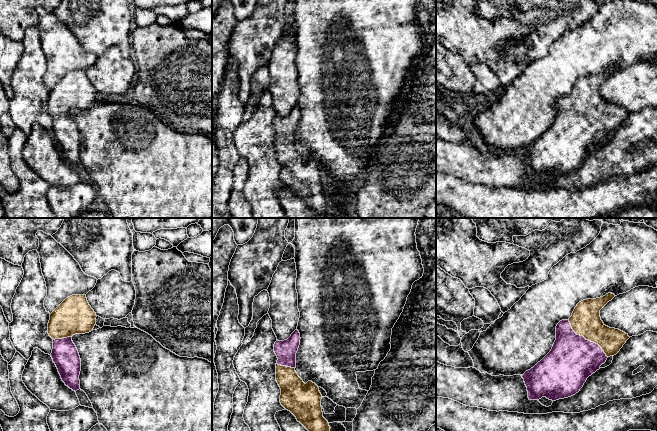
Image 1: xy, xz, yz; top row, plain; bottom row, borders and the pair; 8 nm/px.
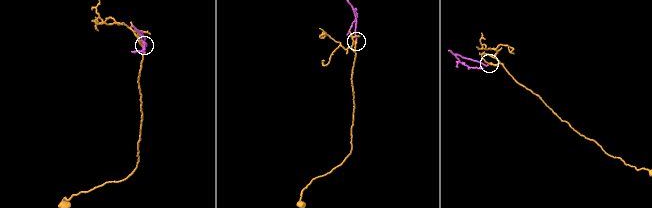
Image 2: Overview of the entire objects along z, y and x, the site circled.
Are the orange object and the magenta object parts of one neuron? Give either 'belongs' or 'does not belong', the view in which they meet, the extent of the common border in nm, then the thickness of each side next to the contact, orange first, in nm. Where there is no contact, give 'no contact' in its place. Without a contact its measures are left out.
belongs | yz | 440 nm | 240/380 nm

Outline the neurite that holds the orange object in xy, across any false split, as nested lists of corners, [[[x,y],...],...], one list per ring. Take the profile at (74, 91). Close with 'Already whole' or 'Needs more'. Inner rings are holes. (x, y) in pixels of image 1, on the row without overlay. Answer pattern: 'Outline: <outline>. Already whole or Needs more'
Outline: [[[86,71],[66,74],[50,90],[48,110],[53,115],[51,133],[62,157],[75,168],[80,165],[81,135],[72,112],[91,108],[96,93]]]. Needs more

